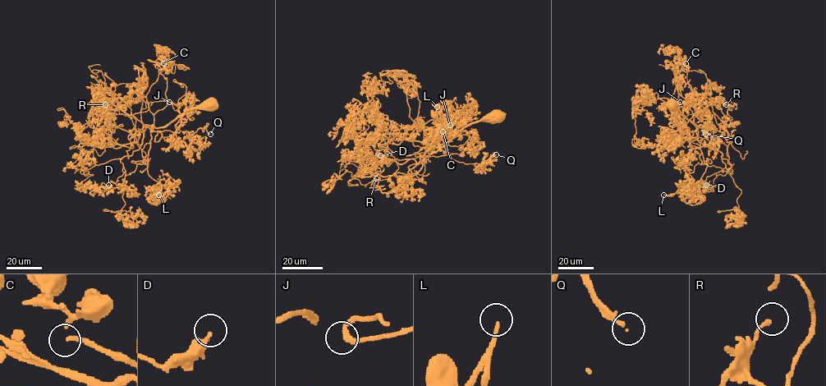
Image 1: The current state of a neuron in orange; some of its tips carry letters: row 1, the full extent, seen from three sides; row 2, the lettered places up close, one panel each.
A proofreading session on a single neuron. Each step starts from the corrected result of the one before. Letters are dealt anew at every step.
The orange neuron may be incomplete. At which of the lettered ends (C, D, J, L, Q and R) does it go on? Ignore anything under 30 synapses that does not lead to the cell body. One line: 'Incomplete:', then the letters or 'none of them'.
Incomplete: none of them

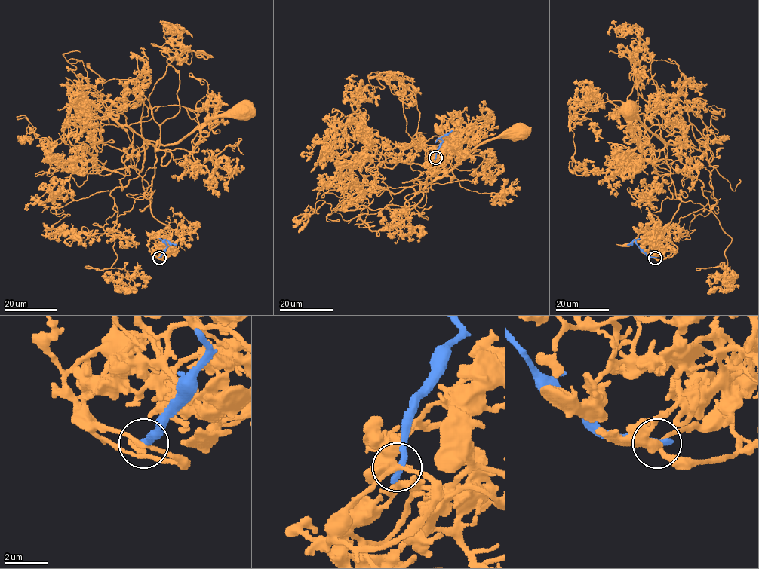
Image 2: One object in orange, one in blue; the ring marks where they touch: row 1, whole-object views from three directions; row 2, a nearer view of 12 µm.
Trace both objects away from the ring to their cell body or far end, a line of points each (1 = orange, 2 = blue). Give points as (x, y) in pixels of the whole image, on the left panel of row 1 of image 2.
1: (159, 258), (152, 250), (170, 230), (152, 214), (155, 145), (180, 142), (211, 119), (243, 110)
2: (159, 258), (166, 248), (165, 240), (176, 244)

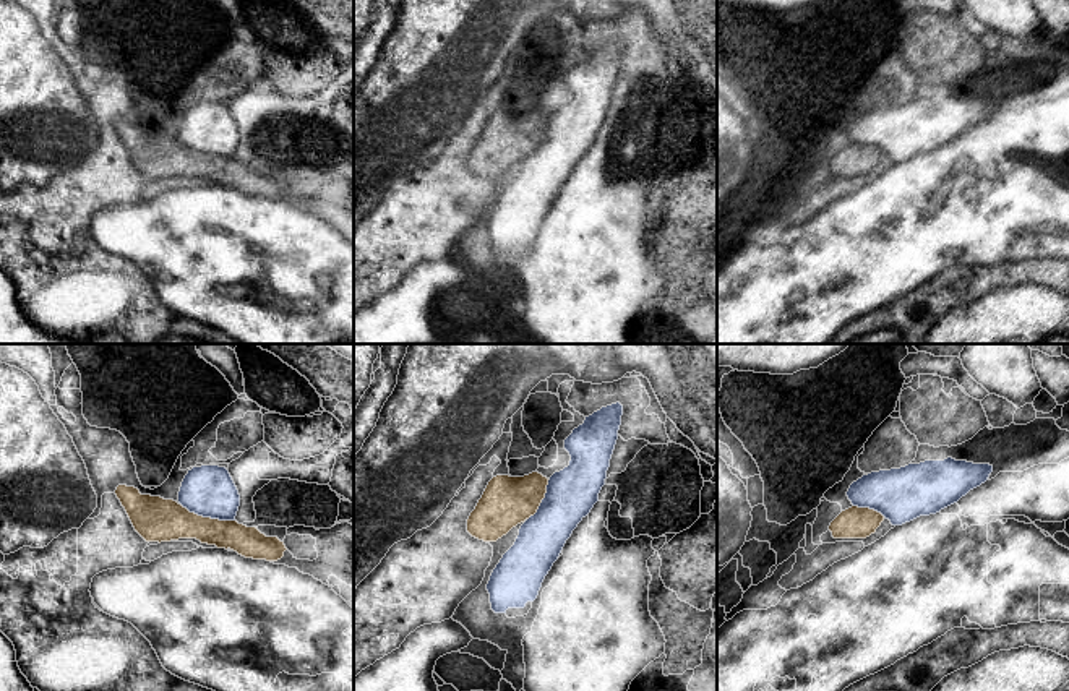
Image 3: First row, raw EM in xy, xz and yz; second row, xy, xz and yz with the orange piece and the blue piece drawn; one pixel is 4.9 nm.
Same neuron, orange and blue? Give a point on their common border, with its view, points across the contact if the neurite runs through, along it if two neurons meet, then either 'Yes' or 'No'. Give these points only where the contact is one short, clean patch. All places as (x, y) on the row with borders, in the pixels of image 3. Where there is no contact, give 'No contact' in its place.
Touches orange at xy (208, 518). Boundary: xy (180, 503), (198, 515), (234, 521). No

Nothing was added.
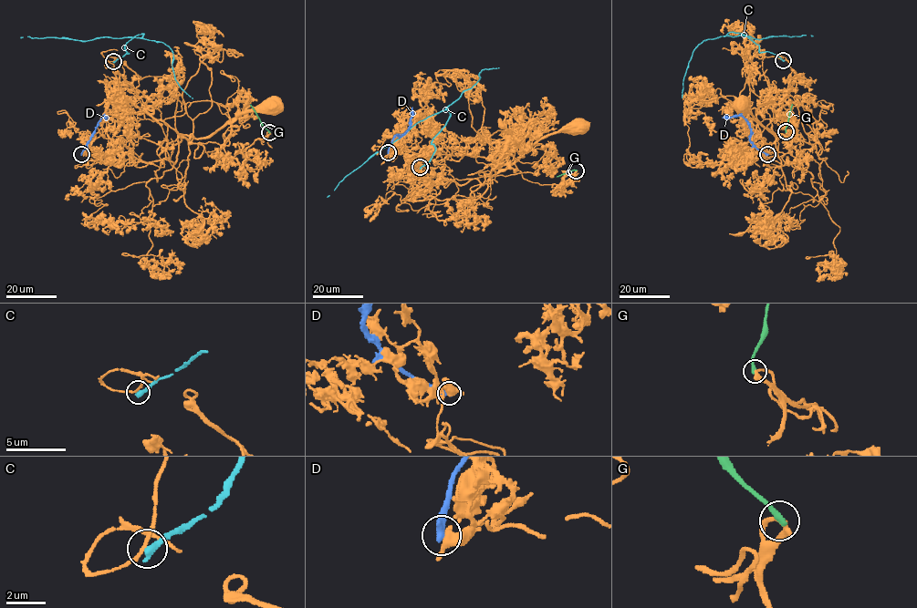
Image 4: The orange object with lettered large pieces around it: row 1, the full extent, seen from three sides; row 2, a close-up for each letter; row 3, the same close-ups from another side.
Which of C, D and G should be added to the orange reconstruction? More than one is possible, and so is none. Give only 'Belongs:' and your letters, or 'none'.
Belongs: none

